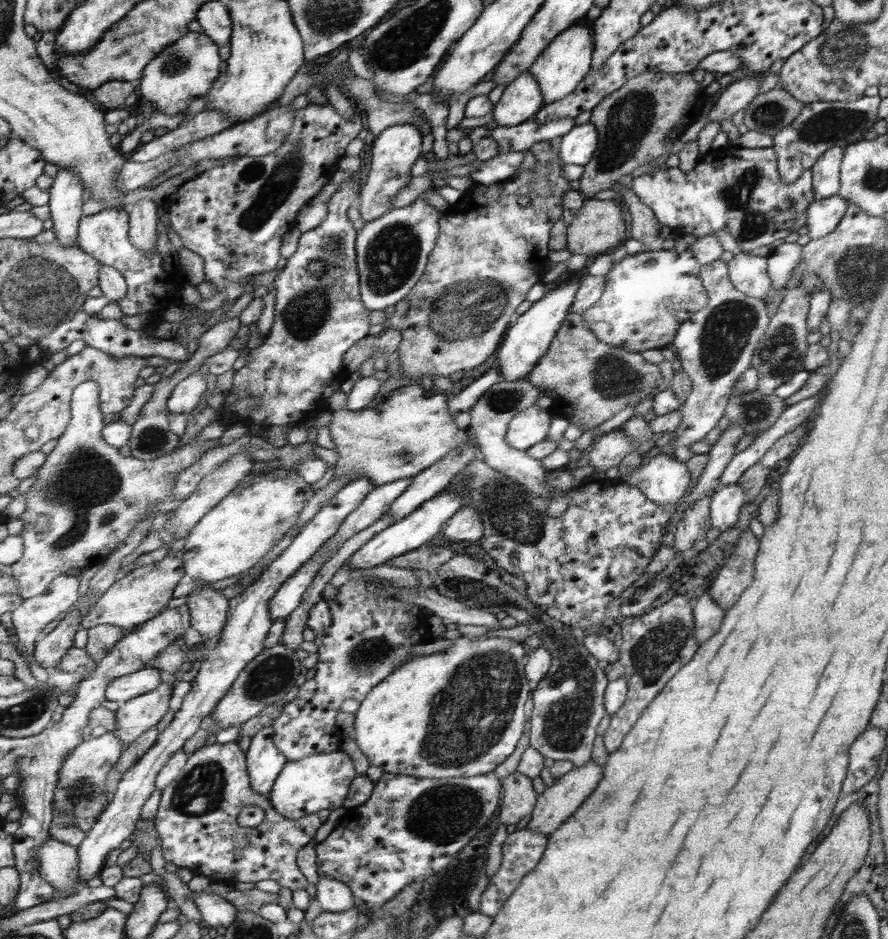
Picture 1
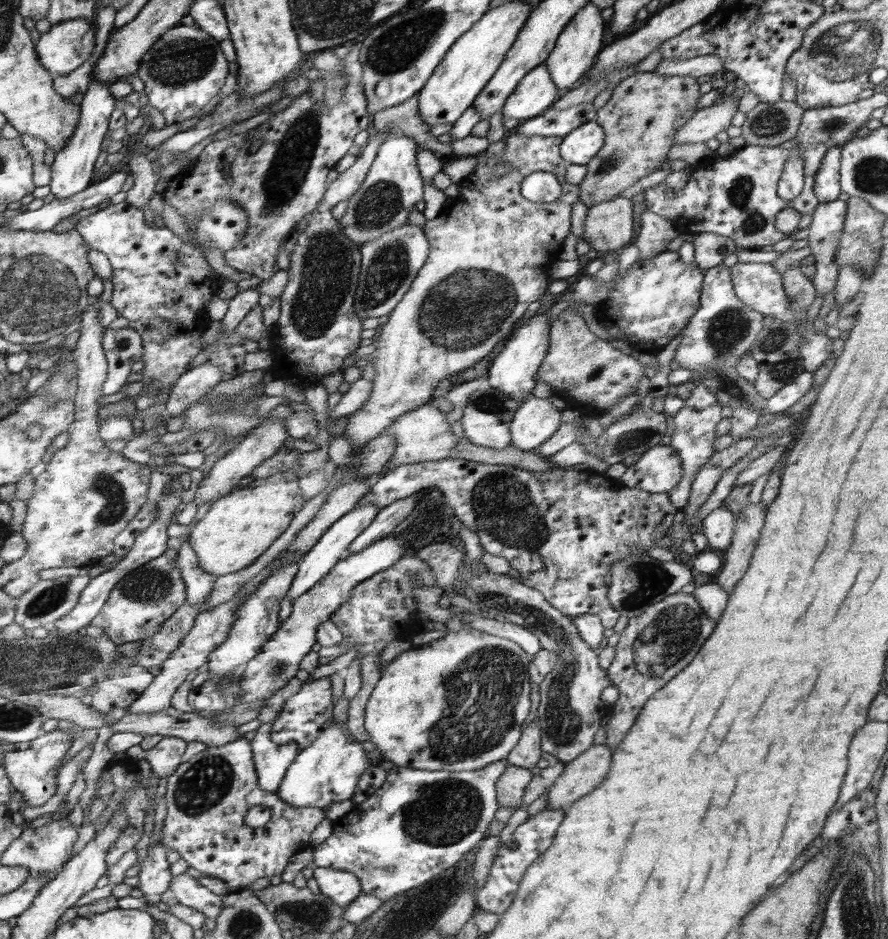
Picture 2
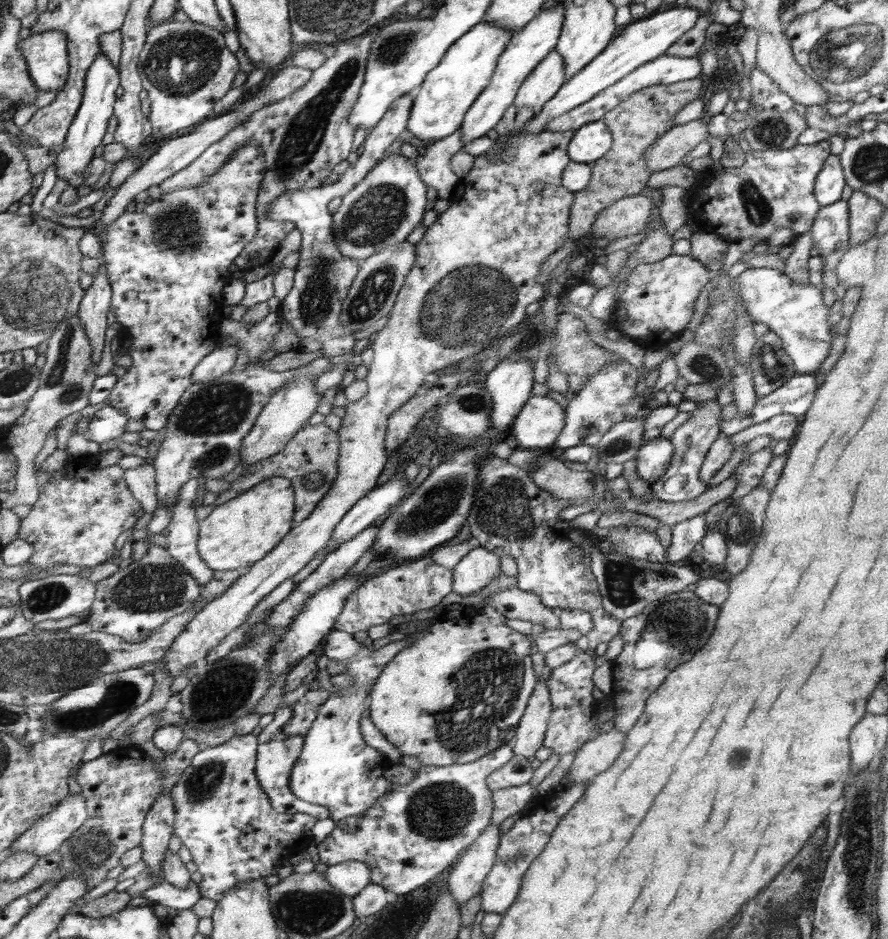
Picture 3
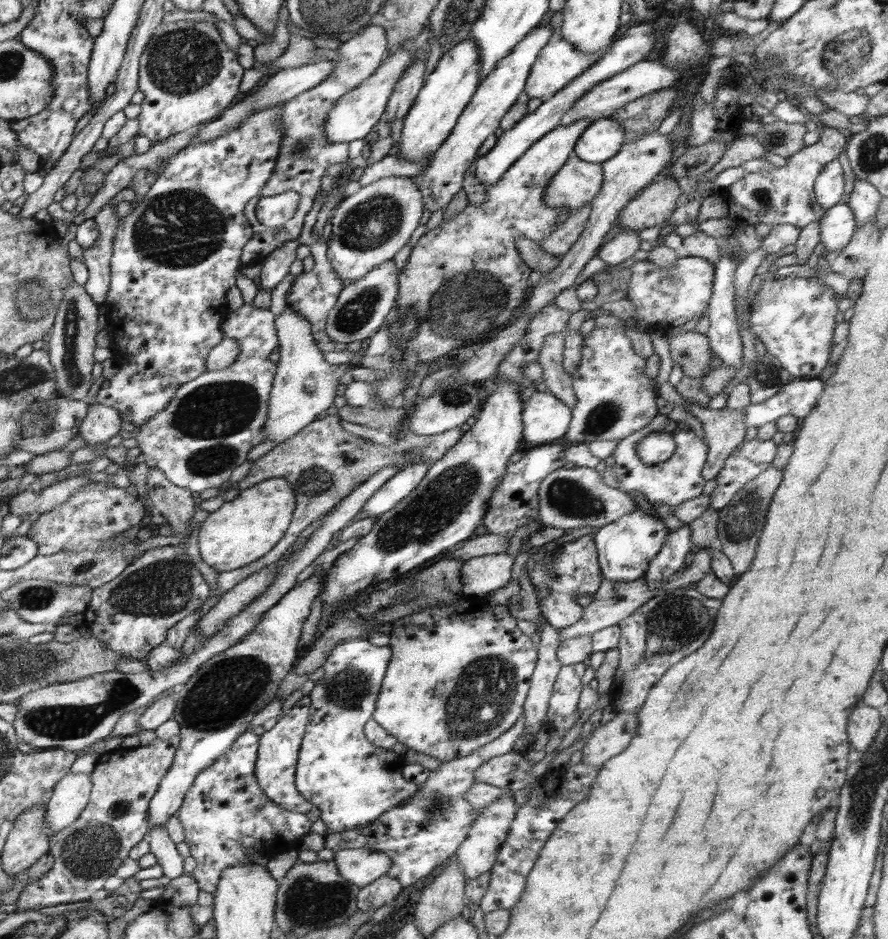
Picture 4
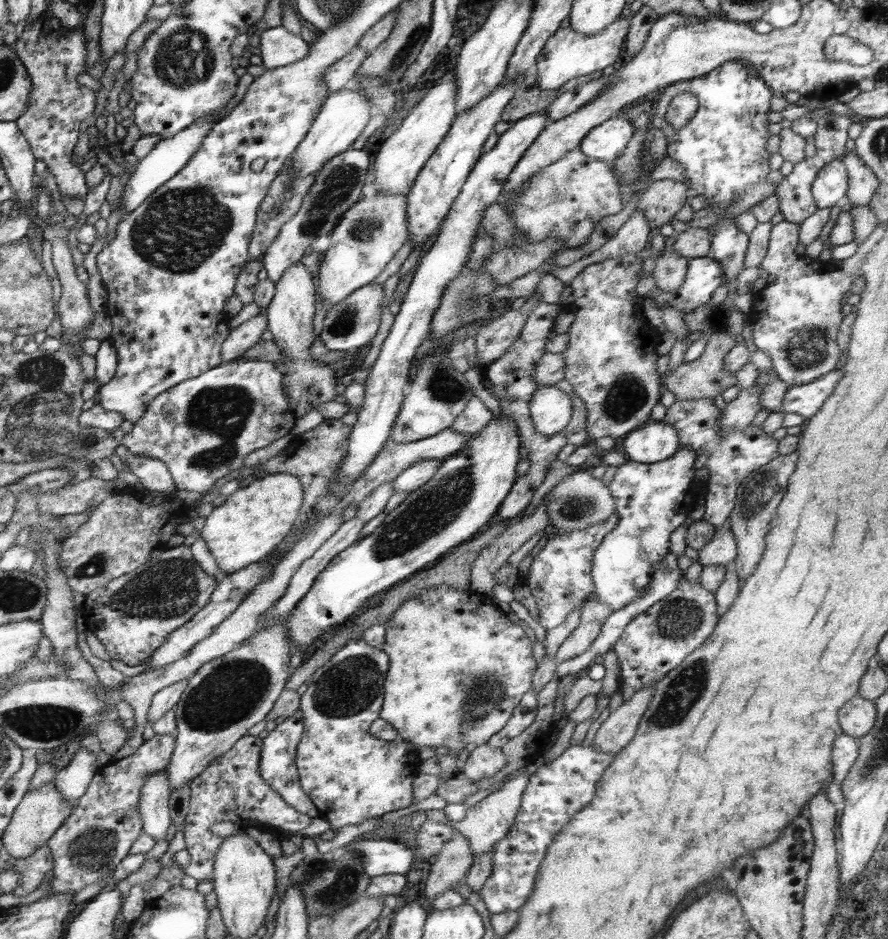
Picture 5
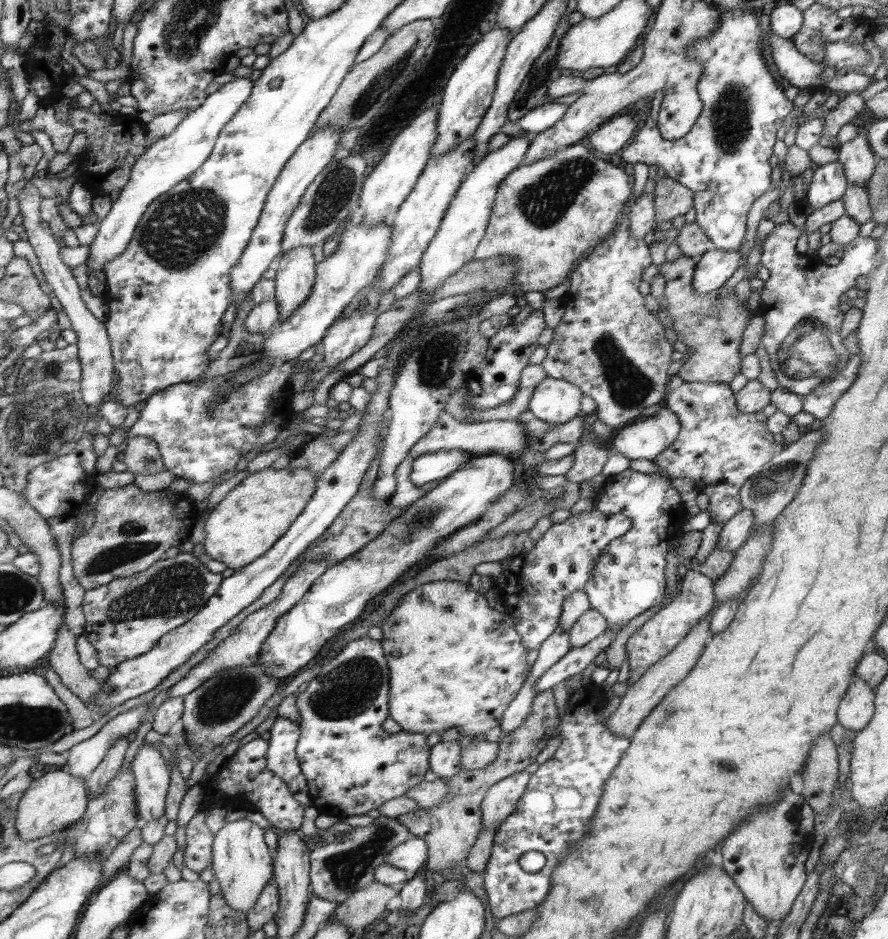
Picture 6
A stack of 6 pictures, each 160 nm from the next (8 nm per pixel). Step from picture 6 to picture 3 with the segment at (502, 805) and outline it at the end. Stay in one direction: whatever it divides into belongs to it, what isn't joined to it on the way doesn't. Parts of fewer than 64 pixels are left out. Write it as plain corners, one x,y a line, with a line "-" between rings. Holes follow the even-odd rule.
492,824
458,859
457,865
450,870
448,877
448,891
457,899
458,906
464,905
468,899
479,895
486,876
491,871
495,861
496,851
499,845
499,825

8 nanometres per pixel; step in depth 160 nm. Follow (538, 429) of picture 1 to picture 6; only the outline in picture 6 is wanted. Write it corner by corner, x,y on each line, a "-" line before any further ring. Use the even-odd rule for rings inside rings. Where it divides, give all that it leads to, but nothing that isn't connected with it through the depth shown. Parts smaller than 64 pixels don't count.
546,377
534,389
528,412
534,420
552,425
565,424
580,416
581,387
566,380

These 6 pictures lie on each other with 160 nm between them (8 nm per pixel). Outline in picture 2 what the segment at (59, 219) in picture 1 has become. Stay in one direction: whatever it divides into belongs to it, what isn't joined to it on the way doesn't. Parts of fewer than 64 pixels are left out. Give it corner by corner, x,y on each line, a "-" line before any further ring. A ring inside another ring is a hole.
97,80
89,82
88,89
79,102
81,120
77,124
77,129
71,140
62,147
60,152
56,153
54,162
49,166
51,168
50,190
57,200
74,197
74,194
81,193
90,186
90,178
94,174
94,162
98,158
102,138
108,130
110,114
117,108
116,99
108,90
109,84
110,82
98,82

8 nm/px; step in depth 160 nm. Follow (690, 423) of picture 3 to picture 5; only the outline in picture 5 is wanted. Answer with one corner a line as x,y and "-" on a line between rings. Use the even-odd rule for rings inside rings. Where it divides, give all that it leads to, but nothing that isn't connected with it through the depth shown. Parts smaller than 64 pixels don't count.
681,447
666,461
643,464
628,459
616,470
608,488
615,498
620,521
593,554
592,570
596,584
592,597
607,604
613,612
629,605
649,588
656,568
670,552
672,532
682,526
698,503
700,486
695,483
695,472
692,472
697,455
693,450

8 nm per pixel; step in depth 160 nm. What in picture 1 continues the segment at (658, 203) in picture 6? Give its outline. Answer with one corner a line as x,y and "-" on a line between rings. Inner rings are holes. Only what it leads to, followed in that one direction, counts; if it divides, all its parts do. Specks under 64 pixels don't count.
586,199
580,211
573,215
573,220
567,226
567,249
571,254
586,254
593,258
602,255
610,248
622,244
626,240
626,226
622,219
622,208
613,200

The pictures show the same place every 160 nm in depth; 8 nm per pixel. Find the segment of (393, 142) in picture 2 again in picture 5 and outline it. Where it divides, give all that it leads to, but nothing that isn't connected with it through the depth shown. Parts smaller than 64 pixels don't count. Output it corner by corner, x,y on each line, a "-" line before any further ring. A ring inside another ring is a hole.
380,191
374,196
367,198
362,196
357,204
352,208
344,211
336,223
336,226
329,233
331,245
326,250
324,260
319,268
320,278
320,294
324,298
325,309
332,305
337,305
340,301
344,301
355,290
368,286
376,276
382,274
382,270
386,268
386,264
394,258
394,254
398,252
398,248
402,248
408,240
408,199
405,194
395,195
383,193

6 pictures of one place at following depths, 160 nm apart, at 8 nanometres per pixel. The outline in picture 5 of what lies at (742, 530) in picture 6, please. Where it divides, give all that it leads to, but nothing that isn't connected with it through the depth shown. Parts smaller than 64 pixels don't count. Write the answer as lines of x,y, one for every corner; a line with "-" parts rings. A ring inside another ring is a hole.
726,524
716,527
716,533
710,543
698,551
698,562
704,567
708,564
732,566
737,555
737,543

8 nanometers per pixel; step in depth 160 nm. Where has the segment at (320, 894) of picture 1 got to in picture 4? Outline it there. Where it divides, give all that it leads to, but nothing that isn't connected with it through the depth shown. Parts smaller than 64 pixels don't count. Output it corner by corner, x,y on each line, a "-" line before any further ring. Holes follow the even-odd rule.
346,848
335,853
334,861
340,869
342,879
363,888
385,876
391,858
385,852
373,848

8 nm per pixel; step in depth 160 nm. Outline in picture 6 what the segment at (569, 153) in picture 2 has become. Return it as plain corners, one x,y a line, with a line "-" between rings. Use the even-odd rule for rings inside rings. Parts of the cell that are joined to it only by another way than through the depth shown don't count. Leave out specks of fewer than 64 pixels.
630,114
619,115
606,121
604,125
591,133
585,143
604,156
614,154
630,144
632,136
636,134
636,128
640,128
640,125

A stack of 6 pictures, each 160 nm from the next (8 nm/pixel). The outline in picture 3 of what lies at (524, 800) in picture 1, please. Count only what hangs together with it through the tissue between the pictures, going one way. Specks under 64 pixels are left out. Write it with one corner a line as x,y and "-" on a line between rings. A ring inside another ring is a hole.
514,755
508,764
489,774
488,783
491,791
502,790
513,786
529,783
534,768
530,761
523,756

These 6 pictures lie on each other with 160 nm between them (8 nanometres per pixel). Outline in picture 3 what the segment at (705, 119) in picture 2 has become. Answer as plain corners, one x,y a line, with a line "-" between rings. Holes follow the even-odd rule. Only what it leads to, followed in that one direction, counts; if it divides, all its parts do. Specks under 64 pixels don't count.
700,117
681,125
674,125
672,130
658,137
645,152
649,169
656,172
680,164
681,158
709,137
708,123

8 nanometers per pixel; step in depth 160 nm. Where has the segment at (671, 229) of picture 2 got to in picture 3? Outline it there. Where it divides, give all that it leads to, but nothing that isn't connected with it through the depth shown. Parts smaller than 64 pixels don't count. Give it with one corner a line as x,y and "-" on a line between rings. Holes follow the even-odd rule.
655,219
659,223
658,228
650,231
637,248
629,254
625,266
630,270
640,264
650,264
661,261
673,253
674,240
669,230
661,225
661,220

